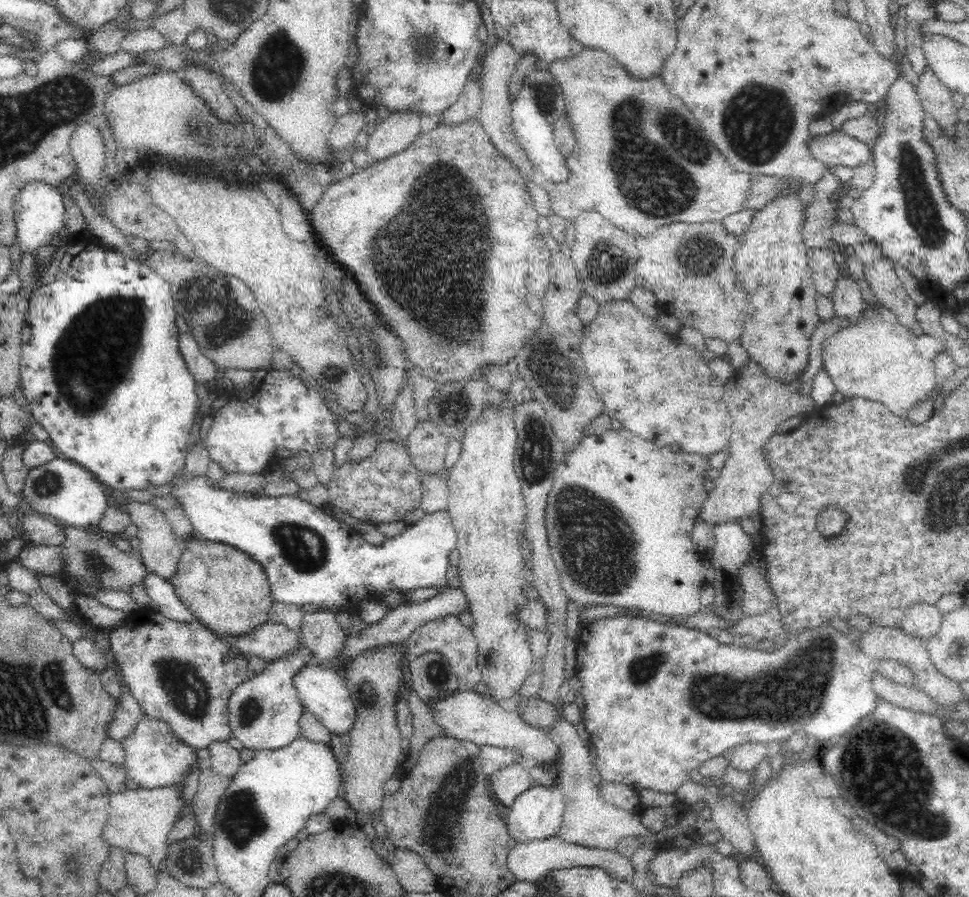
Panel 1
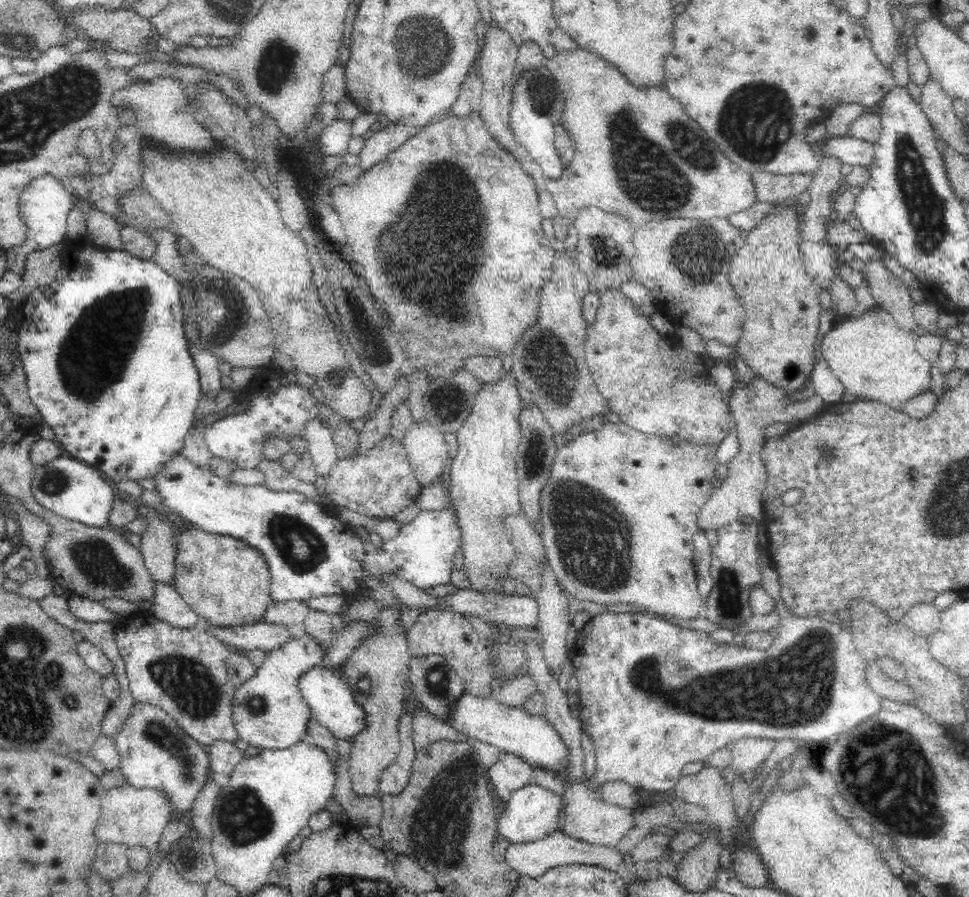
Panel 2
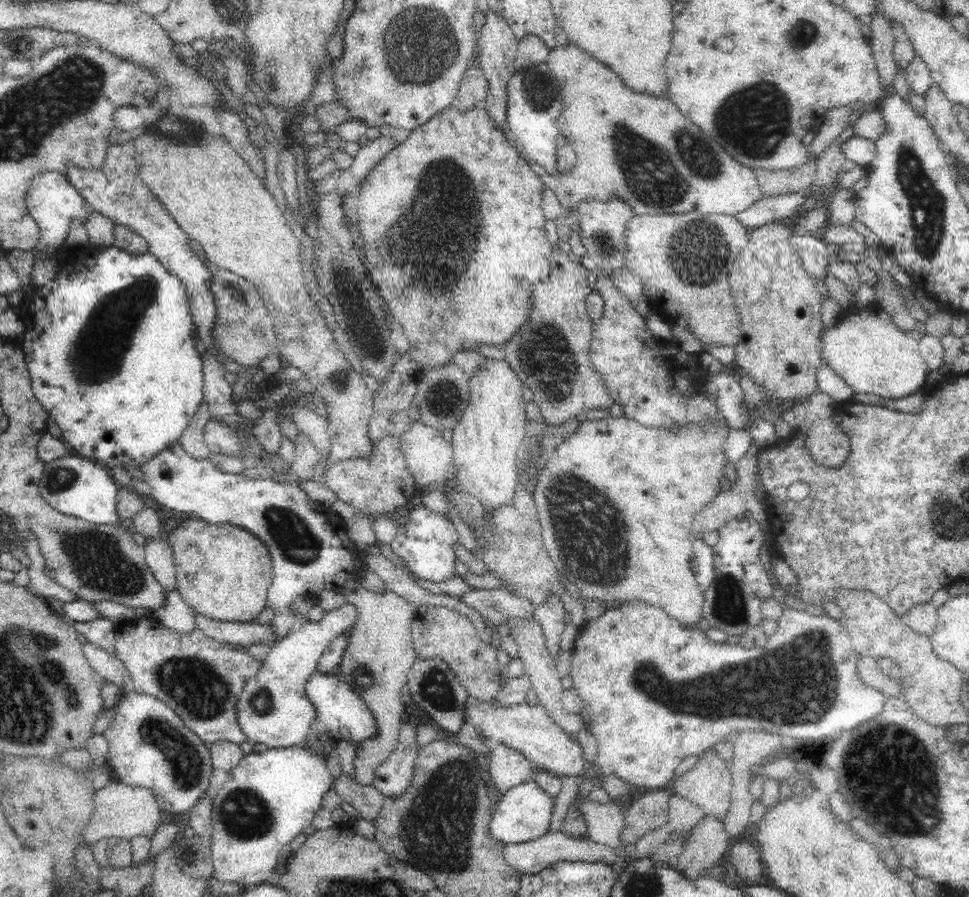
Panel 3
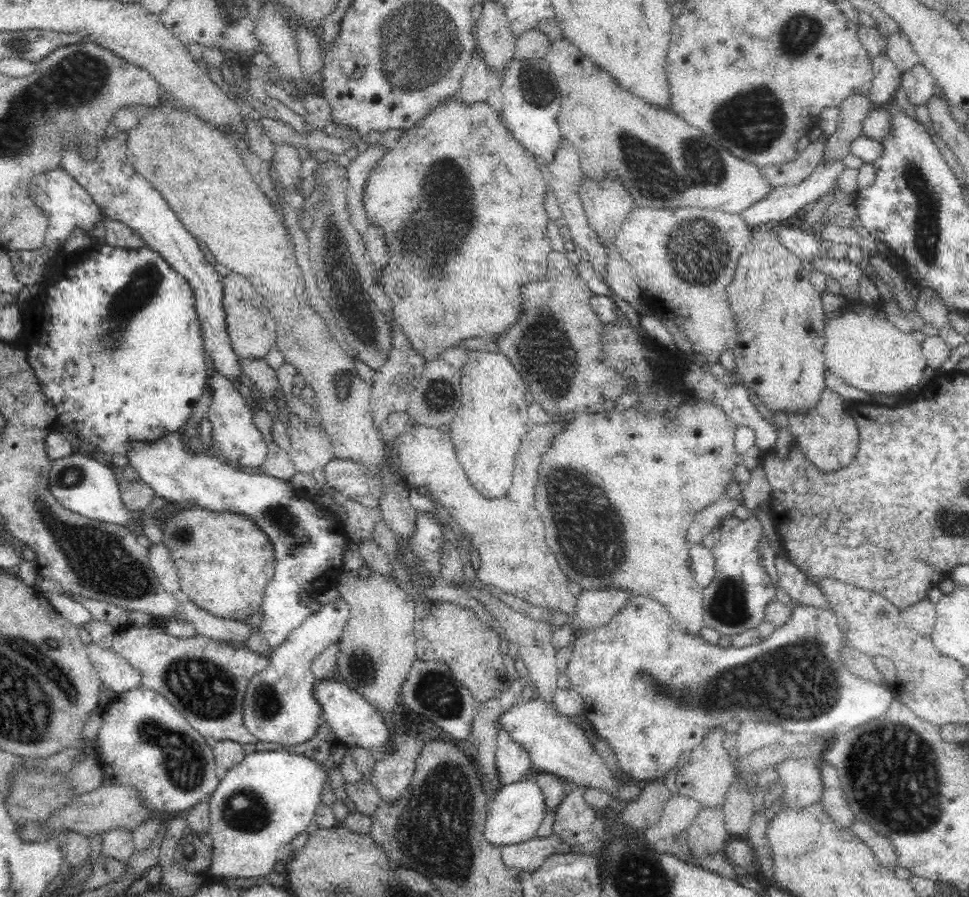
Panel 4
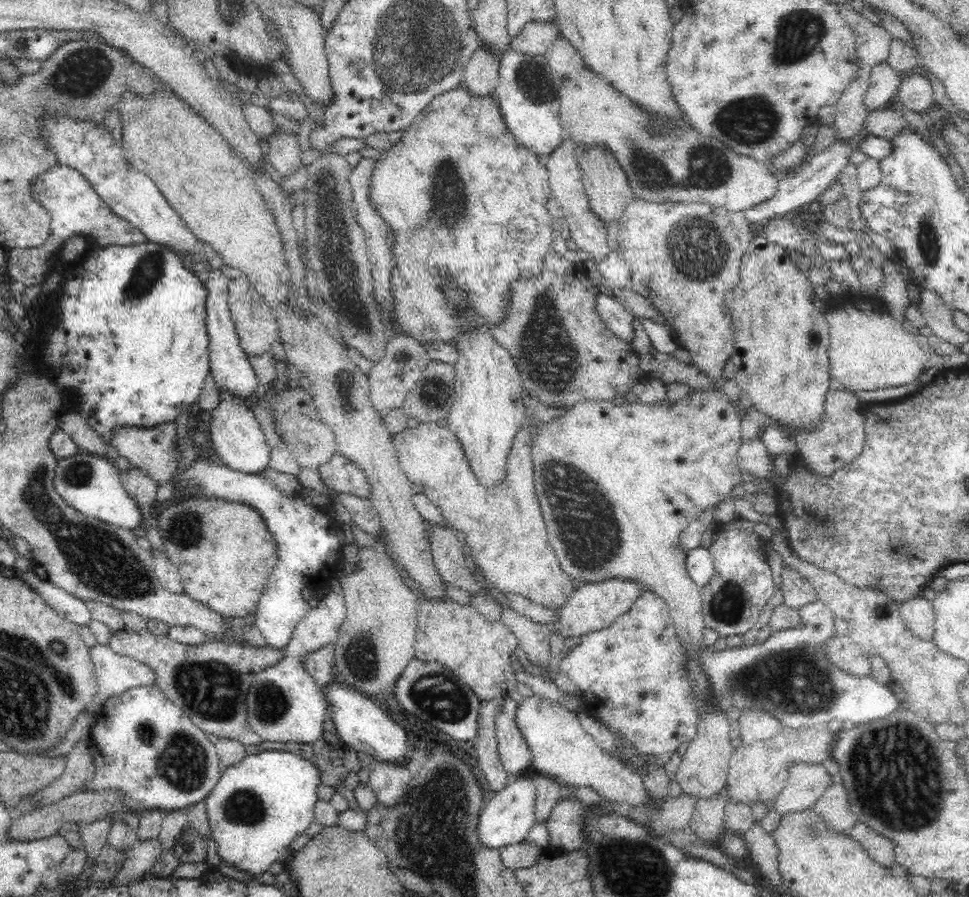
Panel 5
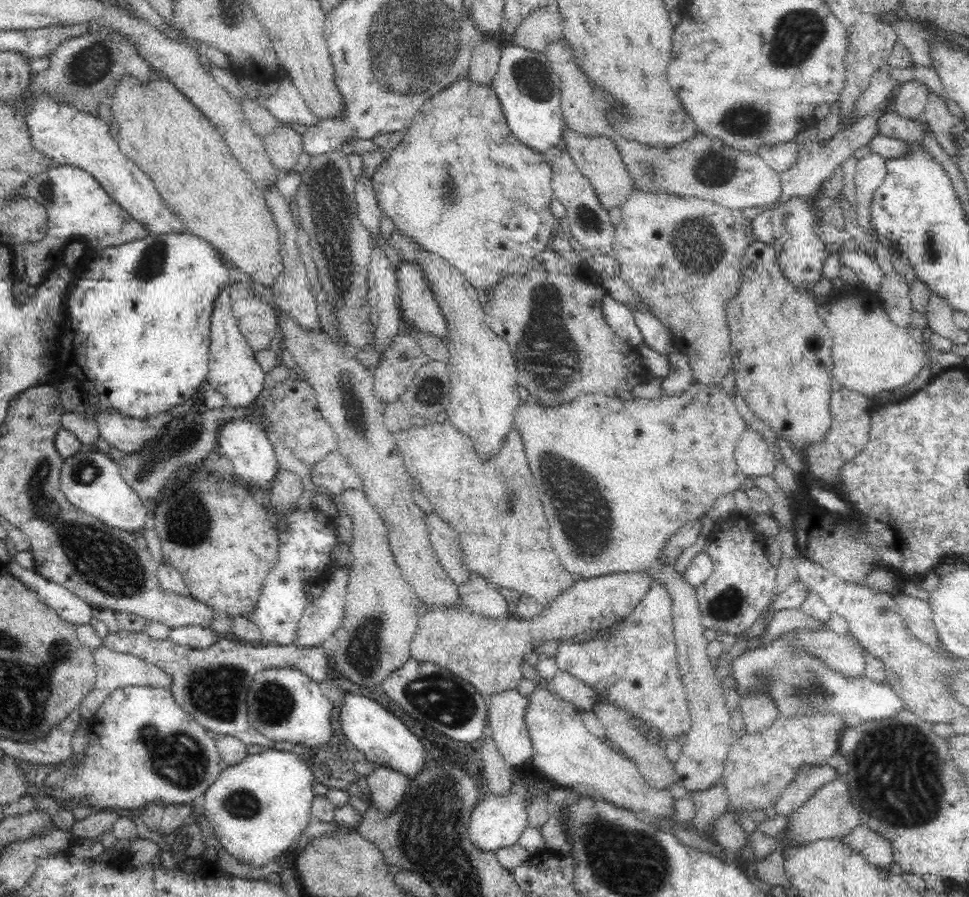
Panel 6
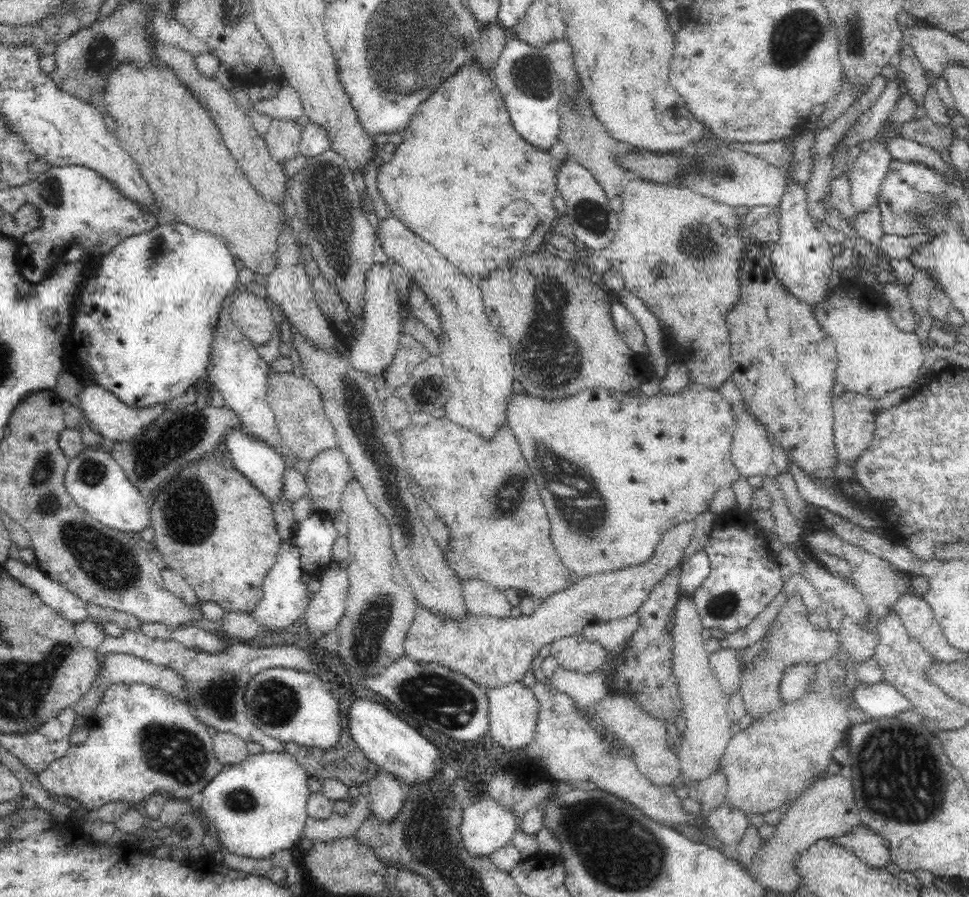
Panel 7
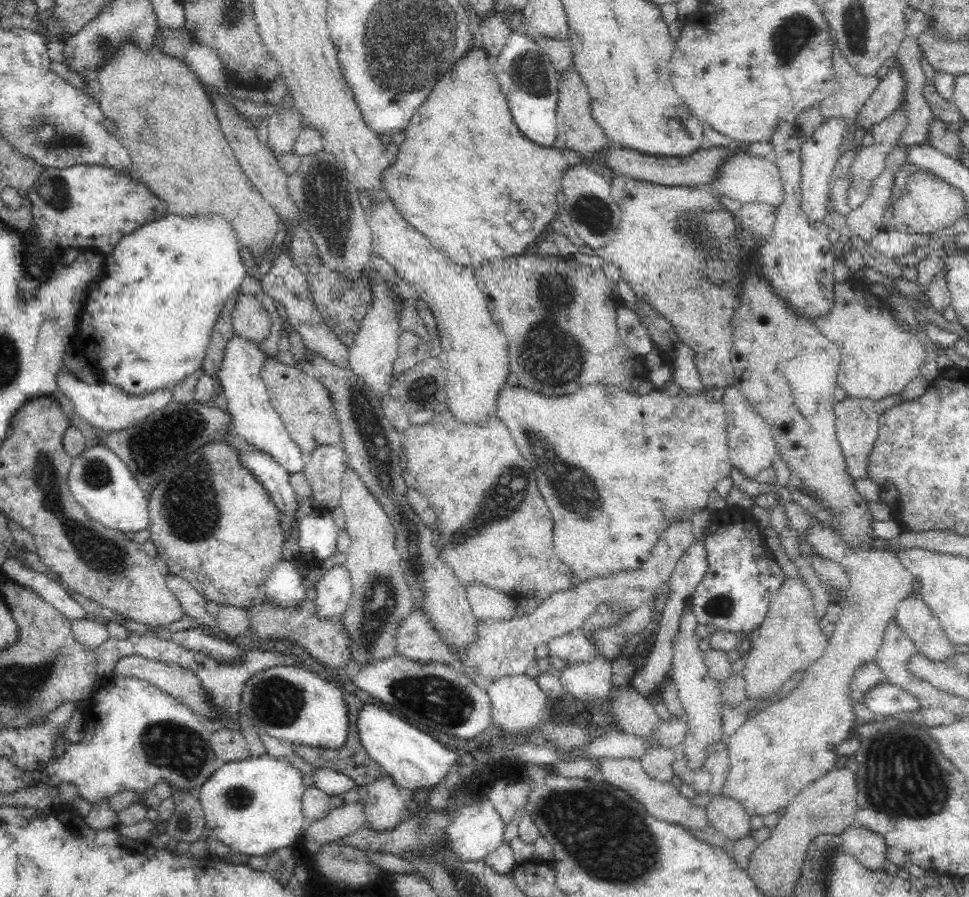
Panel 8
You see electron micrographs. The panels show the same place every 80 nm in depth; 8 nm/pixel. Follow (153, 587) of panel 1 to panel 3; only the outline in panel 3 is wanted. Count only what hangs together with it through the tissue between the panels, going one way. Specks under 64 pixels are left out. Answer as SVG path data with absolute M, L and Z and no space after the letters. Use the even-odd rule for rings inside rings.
M176 588L164 591L164 604L154 609L154 616L176 632L187 633L195 627L195 612L184 602Z

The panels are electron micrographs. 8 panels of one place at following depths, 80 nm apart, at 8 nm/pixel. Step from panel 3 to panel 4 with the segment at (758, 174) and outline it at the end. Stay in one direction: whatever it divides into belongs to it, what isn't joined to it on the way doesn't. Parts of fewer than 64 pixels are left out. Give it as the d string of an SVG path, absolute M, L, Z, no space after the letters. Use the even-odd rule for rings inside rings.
M821 135L817 141L810 143L800 152L796 160L783 165L759 167L760 173L770 183L772 190L779 186L801 183L822 163L826 143L826 137Z

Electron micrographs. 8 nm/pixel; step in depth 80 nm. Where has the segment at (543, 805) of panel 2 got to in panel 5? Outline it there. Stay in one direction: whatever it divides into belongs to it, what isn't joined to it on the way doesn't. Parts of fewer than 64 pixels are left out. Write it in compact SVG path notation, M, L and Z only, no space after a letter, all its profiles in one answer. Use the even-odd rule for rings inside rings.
M516 780L492 793L481 808L477 826L482 845L499 849L526 841L530 829L538 823L535 815L536 795L536 786L530 780Z

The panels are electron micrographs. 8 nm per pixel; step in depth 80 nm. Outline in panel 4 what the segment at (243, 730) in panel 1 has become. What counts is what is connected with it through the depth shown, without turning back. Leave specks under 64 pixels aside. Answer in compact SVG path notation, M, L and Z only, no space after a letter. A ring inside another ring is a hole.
M342 598L330 601L329 604L322 605L317 613L308 615L299 627L296 627L286 640L274 648L268 656L268 664L262 672L250 679L247 684L246 694L243 699L243 724L244 727L256 737L257 744L260 746L270 746L274 744L302 744L308 742L317 732L321 723L321 707L313 696L314 682L316 682L314 673L311 669L312 661L319 657L328 645L339 640L344 627L350 618L349 604Z

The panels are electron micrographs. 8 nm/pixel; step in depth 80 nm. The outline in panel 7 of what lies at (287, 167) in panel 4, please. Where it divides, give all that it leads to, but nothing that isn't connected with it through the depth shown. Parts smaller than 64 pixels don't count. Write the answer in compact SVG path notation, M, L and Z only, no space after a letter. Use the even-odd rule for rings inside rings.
M273 119L264 142L272 160L284 164L296 159L301 141L300 122L292 119Z

